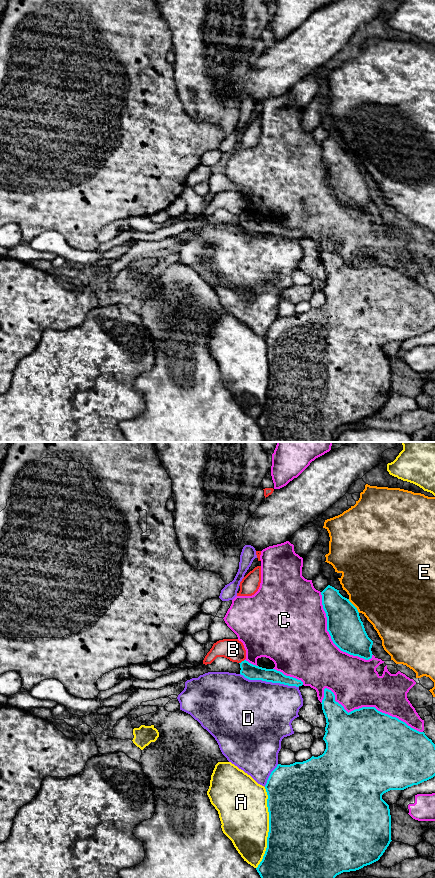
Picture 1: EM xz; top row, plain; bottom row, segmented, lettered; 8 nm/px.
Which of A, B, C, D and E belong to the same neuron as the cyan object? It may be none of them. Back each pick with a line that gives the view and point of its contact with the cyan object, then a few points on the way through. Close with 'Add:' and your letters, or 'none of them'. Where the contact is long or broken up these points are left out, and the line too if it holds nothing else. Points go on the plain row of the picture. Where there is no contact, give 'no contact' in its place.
Add: none of them

